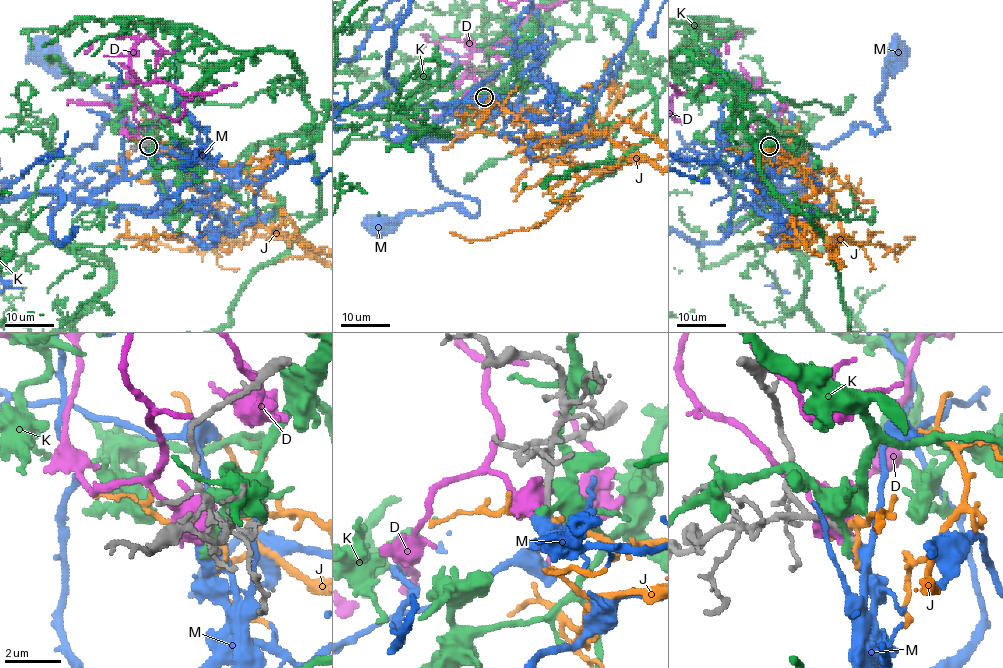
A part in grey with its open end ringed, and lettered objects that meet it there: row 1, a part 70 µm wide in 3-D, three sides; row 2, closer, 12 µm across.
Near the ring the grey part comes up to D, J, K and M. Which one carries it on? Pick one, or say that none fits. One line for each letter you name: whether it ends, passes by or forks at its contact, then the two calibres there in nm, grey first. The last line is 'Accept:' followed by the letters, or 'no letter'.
M: It passes by. Thickness 300 nm (grey) against 420 nm
Accept: M

